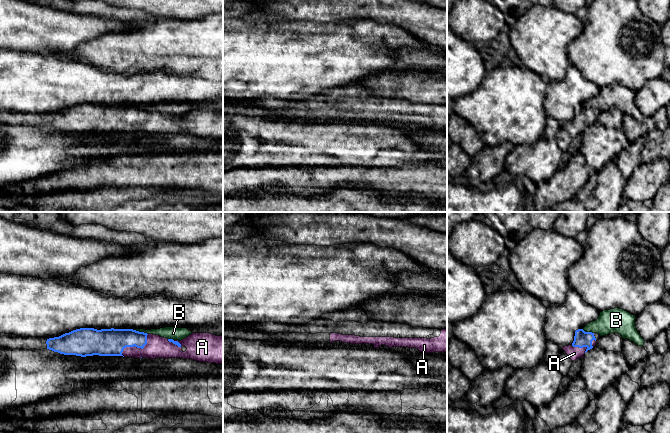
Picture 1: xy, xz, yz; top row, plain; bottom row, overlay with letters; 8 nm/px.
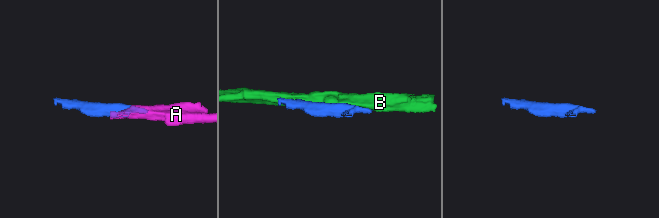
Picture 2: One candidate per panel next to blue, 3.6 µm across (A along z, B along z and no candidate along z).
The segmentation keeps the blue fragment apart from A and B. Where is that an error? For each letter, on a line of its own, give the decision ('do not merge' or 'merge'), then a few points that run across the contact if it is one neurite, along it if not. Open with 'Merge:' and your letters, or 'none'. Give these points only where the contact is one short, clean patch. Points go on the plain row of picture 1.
Merge: A
A: merge
B: do not merge

